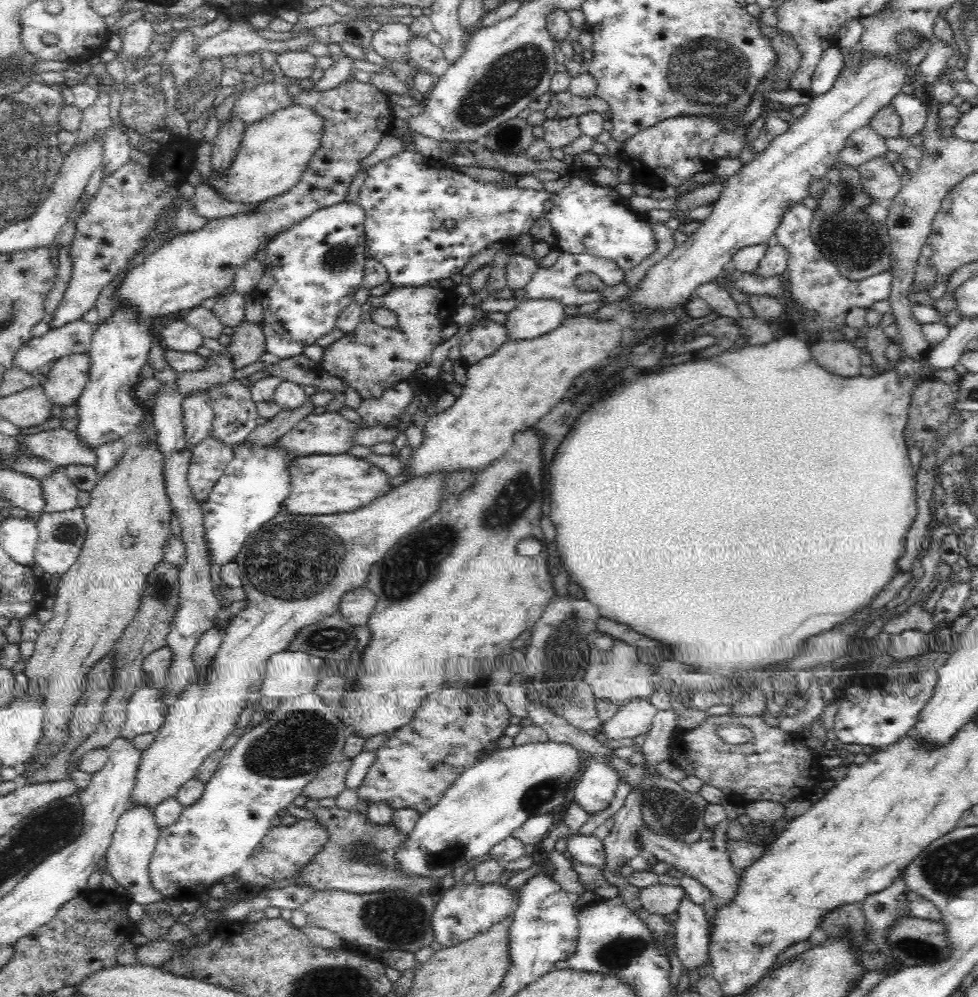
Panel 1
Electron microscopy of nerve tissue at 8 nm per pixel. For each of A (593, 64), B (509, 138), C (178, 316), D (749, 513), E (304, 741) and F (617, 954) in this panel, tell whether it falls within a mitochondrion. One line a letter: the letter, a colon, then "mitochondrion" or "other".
A: other
B: mitochondrion
C: other
D: mitochondrion
E: mitochondrion
F: mitochondrion

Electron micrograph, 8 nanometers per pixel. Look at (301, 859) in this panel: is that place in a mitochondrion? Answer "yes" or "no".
no

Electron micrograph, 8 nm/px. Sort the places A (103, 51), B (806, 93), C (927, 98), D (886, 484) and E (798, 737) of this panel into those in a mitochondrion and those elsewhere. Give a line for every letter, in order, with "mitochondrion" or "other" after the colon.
A: other
B: other
C: other
D: other
E: other

